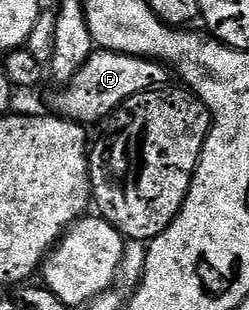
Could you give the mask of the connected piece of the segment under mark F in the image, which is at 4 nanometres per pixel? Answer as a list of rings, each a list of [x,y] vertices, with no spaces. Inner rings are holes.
[[[95,50],[91,58],[75,74],[75,78],[64,85],[65,88],[53,104],[64,119],[75,120],[82,126],[108,121],[121,105],[132,96],[152,92],[170,83],[171,72],[159,60],[149,60],[146,56],[128,56],[122,52]]]

